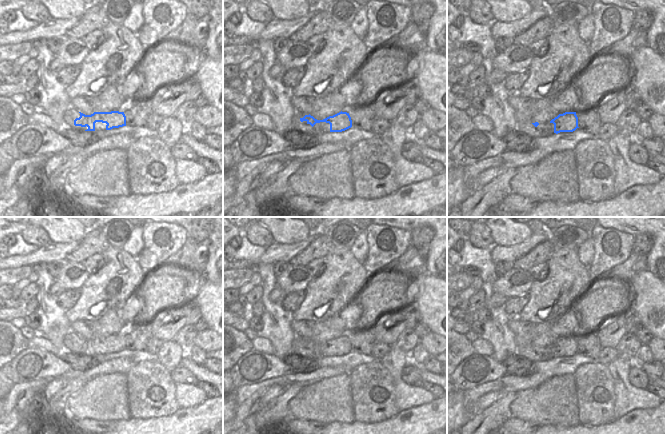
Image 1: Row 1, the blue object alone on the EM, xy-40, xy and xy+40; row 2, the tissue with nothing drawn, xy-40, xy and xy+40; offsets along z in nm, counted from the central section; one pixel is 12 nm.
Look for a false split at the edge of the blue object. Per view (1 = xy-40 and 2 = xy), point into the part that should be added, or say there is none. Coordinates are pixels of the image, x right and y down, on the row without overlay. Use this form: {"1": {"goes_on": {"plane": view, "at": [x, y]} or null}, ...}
{"1": {"goes_on": null}, "2": {"goes_on": null}}

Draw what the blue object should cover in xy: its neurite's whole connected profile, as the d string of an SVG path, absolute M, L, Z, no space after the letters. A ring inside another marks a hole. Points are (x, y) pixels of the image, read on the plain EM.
M339 336L333 340L329 340L323 344L317 344L313 340L305 339L303 342L300 342L300 345L306 345L307 348L310 348L312 351L316 347L326 346L330 348L330 356L342 356L352 351L352 344L347 336Z

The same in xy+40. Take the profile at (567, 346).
M565 336L559 338L557 341L552 343L550 347L554 348L554 357L560 356L573 356L578 351L578 341L576 336Z

